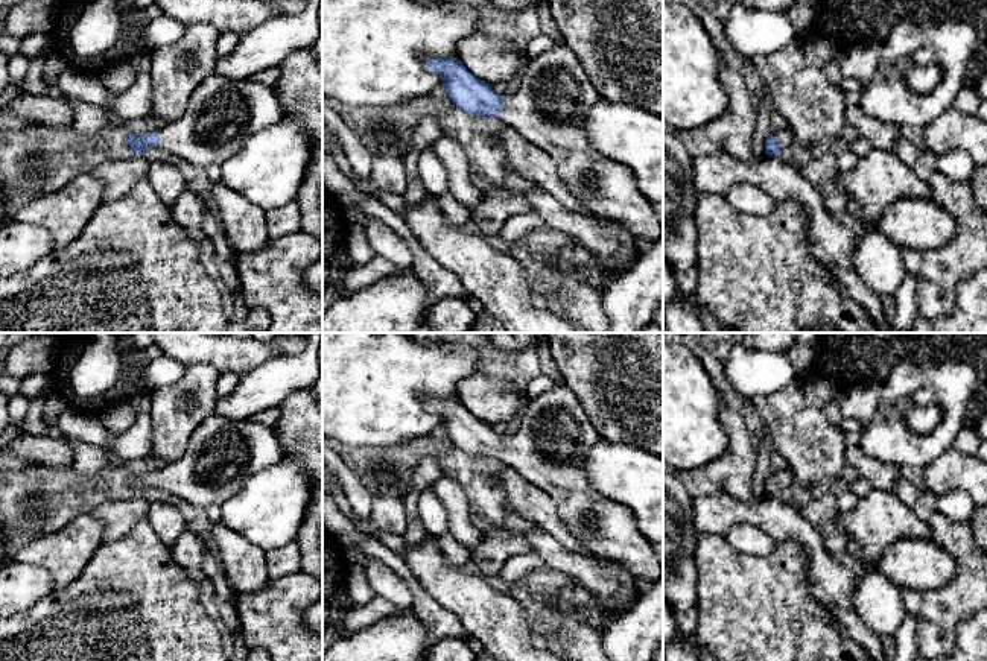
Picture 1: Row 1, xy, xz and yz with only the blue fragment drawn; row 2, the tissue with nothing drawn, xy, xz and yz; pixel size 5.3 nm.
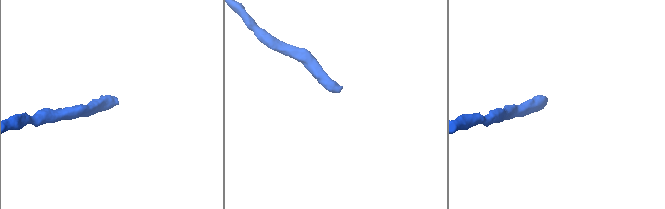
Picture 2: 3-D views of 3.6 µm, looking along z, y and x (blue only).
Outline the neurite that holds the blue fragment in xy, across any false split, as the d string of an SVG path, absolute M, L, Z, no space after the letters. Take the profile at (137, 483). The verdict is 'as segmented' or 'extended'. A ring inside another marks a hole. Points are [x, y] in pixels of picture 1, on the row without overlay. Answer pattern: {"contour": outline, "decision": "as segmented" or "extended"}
{"contour": "M213 415L192 433L186 453L158 473L131 476L134 495L160 488L202 512L236 495L245 482L283 460L274 427Z", "decision": "extended"}

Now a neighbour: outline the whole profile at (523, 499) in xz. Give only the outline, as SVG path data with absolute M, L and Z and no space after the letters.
M503 465L487 479L503 491L505 508L511 514L520 515L534 529L557 538L566 549L578 553L589 553L558 517L554 500L520 476L514 468Z

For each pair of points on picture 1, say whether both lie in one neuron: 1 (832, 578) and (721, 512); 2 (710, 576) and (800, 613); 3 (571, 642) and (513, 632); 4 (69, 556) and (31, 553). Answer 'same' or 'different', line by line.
1: same
2: same
3: different
4: same

